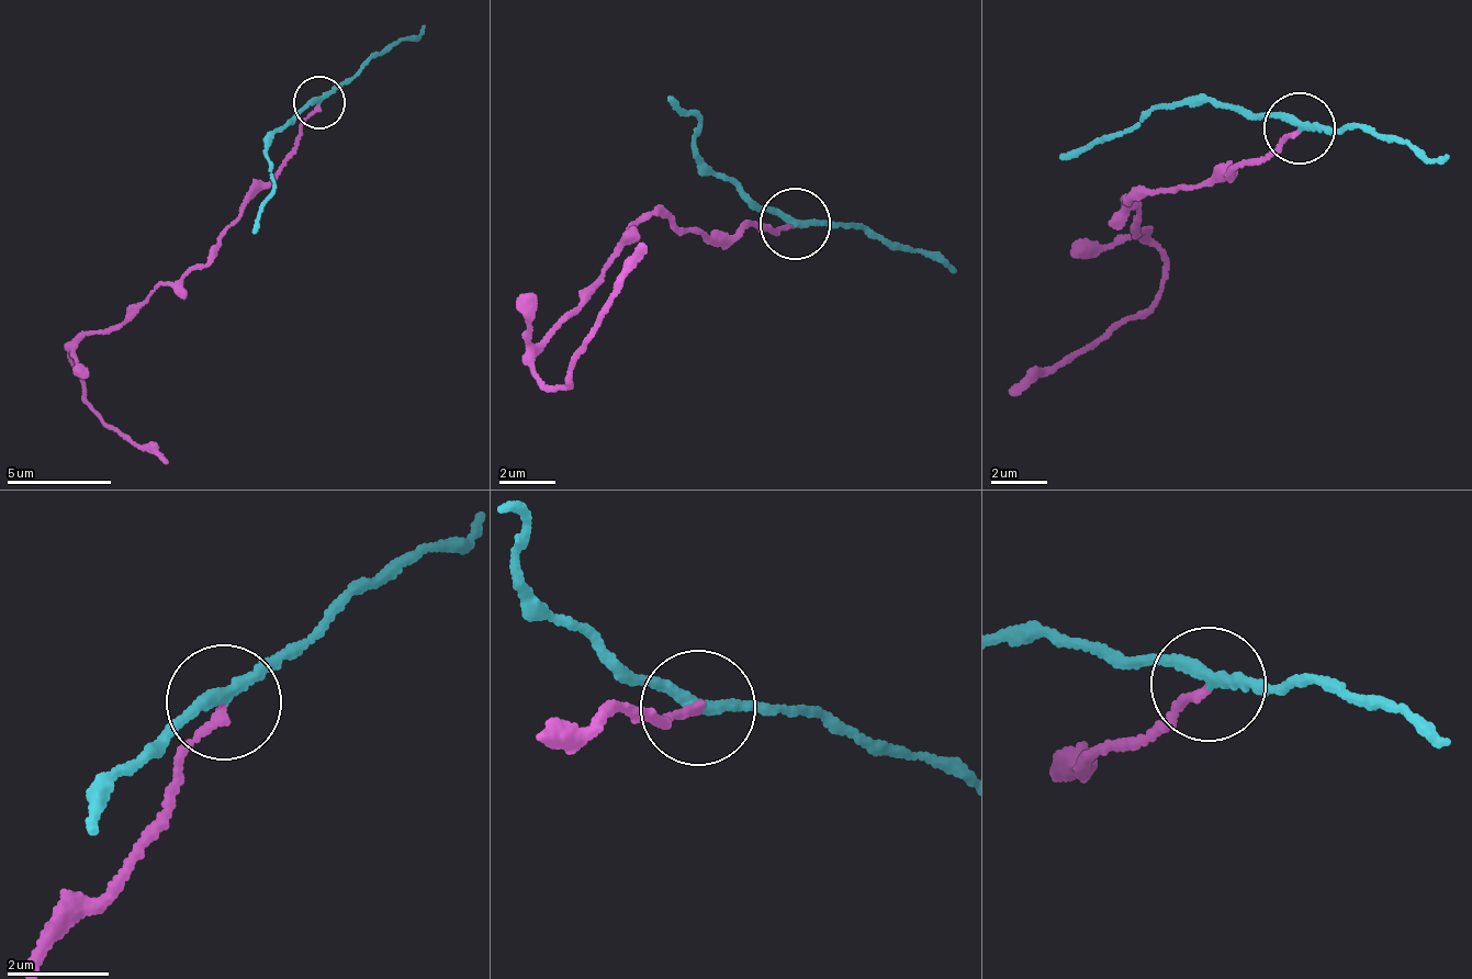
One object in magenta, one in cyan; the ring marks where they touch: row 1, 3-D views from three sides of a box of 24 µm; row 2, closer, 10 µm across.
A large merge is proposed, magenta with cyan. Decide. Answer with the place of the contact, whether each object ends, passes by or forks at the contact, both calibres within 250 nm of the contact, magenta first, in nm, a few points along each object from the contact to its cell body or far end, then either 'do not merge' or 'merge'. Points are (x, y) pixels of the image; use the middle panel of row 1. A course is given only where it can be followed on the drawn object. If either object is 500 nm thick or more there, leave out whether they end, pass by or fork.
(795, 224) | magenta ends | cyan passes by | 140/220 nm | magenta via (794, 226), (742, 226), (715, 240), (637, 215), (532, 369), (555, 389), (571, 375), (597, 312), (642, 243) | cyan via (794, 226), (706, 162), (700, 120), (667, 98) | do not merge

